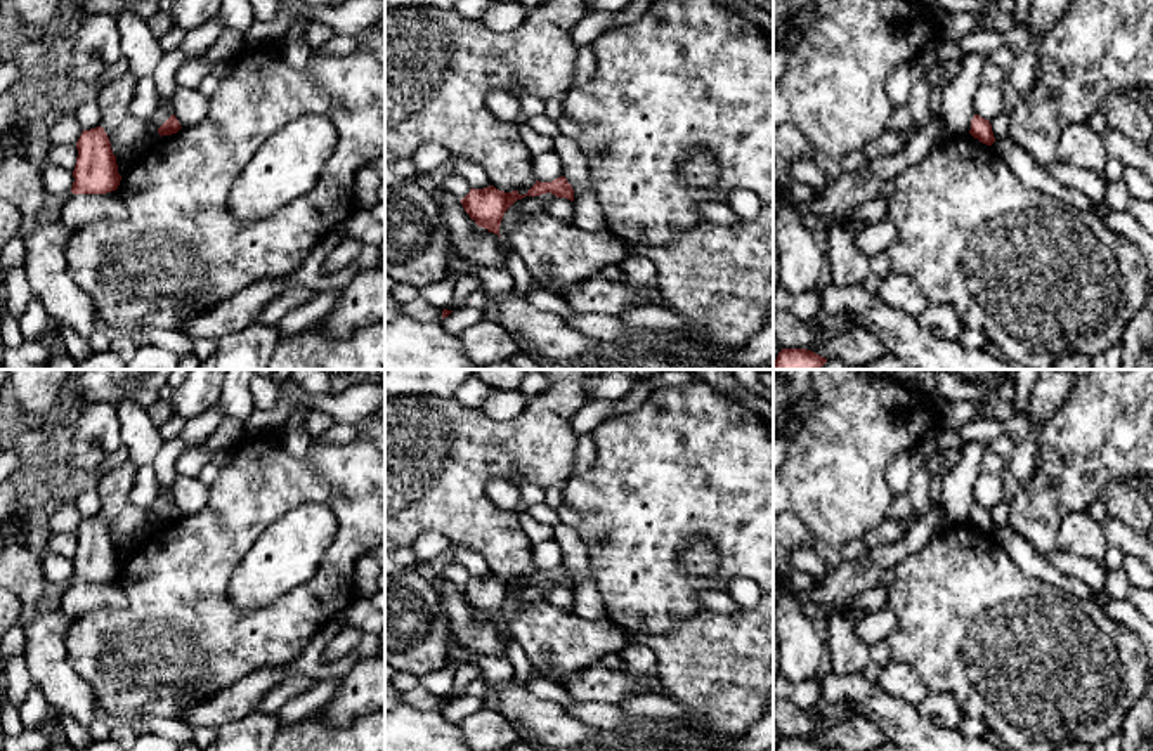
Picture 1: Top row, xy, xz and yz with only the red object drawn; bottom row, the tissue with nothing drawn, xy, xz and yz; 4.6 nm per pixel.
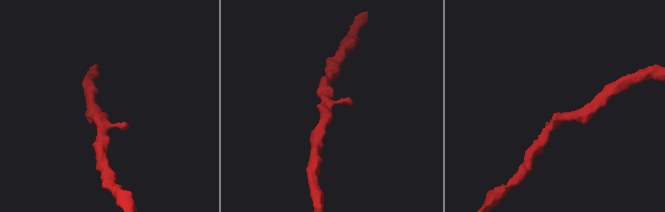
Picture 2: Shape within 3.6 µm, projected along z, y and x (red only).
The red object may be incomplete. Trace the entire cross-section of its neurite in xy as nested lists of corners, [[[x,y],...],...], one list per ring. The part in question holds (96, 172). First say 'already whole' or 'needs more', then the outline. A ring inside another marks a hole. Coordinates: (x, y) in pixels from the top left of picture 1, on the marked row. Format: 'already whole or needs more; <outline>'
already whole; [[[102,127],[83,130],[78,142],[78,158],[73,170],[73,194],[106,194],[116,191],[121,180],[116,156]]]

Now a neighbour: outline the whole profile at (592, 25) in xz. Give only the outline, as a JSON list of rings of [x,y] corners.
[[[588,12],[572,29],[576,47],[590,47],[602,33],[605,33],[616,19],[616,12]]]

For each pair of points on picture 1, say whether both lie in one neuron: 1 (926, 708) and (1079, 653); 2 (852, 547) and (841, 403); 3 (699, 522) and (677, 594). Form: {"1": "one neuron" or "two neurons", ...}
{"1": "two neurons", "2": "two neurons", "3": "one neuron"}

